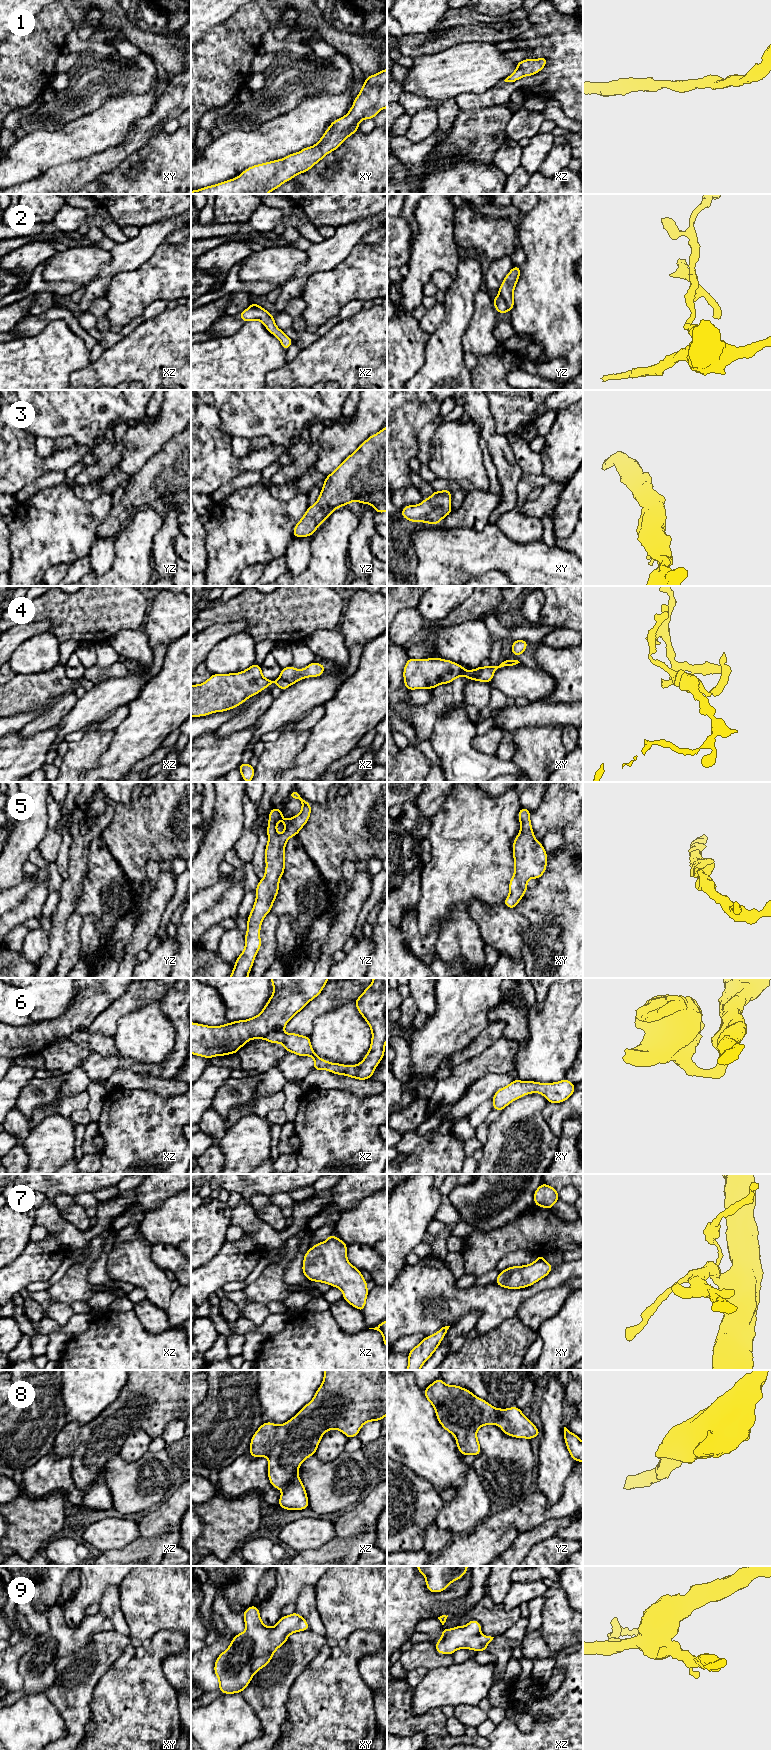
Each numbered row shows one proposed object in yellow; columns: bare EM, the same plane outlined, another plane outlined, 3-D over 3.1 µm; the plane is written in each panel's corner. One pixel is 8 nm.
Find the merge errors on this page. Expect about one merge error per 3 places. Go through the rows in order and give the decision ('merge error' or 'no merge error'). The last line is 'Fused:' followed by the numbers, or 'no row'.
1: no merge error
2: merge error
3: no merge error
4: merge error
5: no merge error
6: no merge error
7: no merge error
8: no merge error
9: no merge error
Fused: 2, 4

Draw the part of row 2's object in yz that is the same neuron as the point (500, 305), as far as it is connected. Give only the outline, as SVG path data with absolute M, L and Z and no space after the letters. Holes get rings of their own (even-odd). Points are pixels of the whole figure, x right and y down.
M499 294L493 299L493 303L494 303L496 312L499 312L501 314L509 312L509 308L505 300Z

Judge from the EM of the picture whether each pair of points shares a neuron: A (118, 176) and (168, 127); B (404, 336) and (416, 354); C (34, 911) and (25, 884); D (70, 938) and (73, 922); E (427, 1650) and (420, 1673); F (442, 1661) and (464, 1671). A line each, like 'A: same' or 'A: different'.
A: different
B: same
C: different
D: same
E: different
F: different

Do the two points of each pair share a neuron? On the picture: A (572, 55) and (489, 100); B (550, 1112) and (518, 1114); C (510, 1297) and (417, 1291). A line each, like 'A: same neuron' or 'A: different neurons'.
A: same neuron
B: different neurons
C: same neuron

